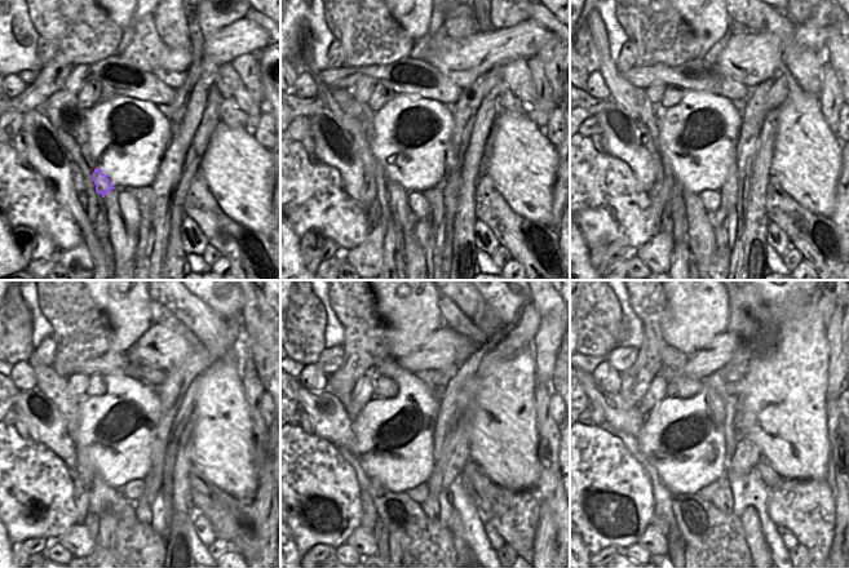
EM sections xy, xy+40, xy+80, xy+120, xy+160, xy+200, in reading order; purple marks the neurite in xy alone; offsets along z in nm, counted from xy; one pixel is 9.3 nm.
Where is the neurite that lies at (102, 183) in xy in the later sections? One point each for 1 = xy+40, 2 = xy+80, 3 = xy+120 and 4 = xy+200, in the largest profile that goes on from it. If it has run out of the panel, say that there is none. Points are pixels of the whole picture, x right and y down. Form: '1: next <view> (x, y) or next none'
1: next xy+40 (394, 189)
2: next xy+80 (701, 239)
3: next xy+120 (132, 542)
4: next xy+200 (717, 538)

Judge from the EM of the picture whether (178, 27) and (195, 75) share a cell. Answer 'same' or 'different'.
same

